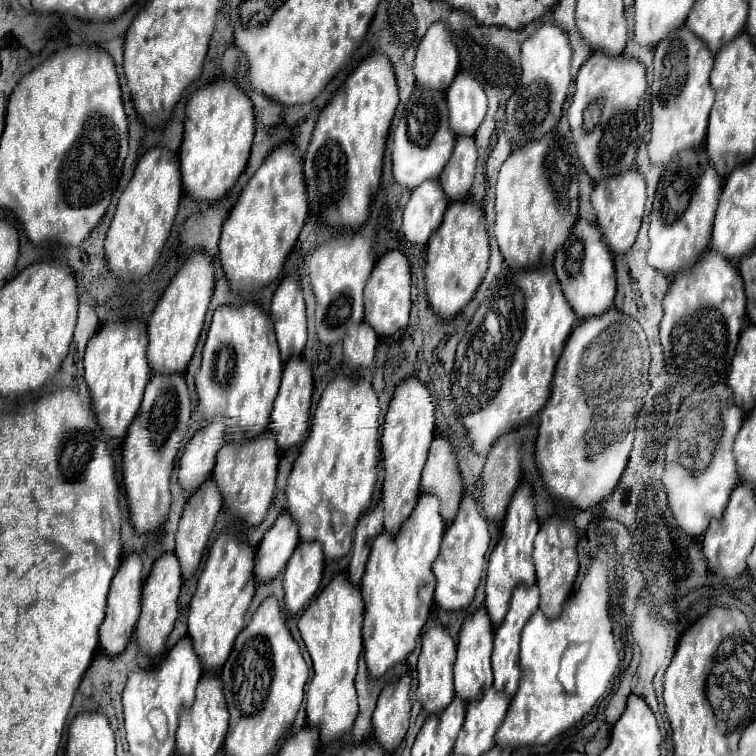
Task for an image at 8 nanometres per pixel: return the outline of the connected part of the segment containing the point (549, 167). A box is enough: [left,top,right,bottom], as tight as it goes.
[495,134,579,270]

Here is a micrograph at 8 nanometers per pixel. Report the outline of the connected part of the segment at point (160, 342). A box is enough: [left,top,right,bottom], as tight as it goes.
[147,252,215,374]

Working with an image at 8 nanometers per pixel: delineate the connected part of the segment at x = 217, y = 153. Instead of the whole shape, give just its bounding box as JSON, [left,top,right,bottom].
[179,78,255,200]

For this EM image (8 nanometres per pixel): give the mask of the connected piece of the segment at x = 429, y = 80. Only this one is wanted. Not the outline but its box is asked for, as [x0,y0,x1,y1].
[415,22,459,92]

